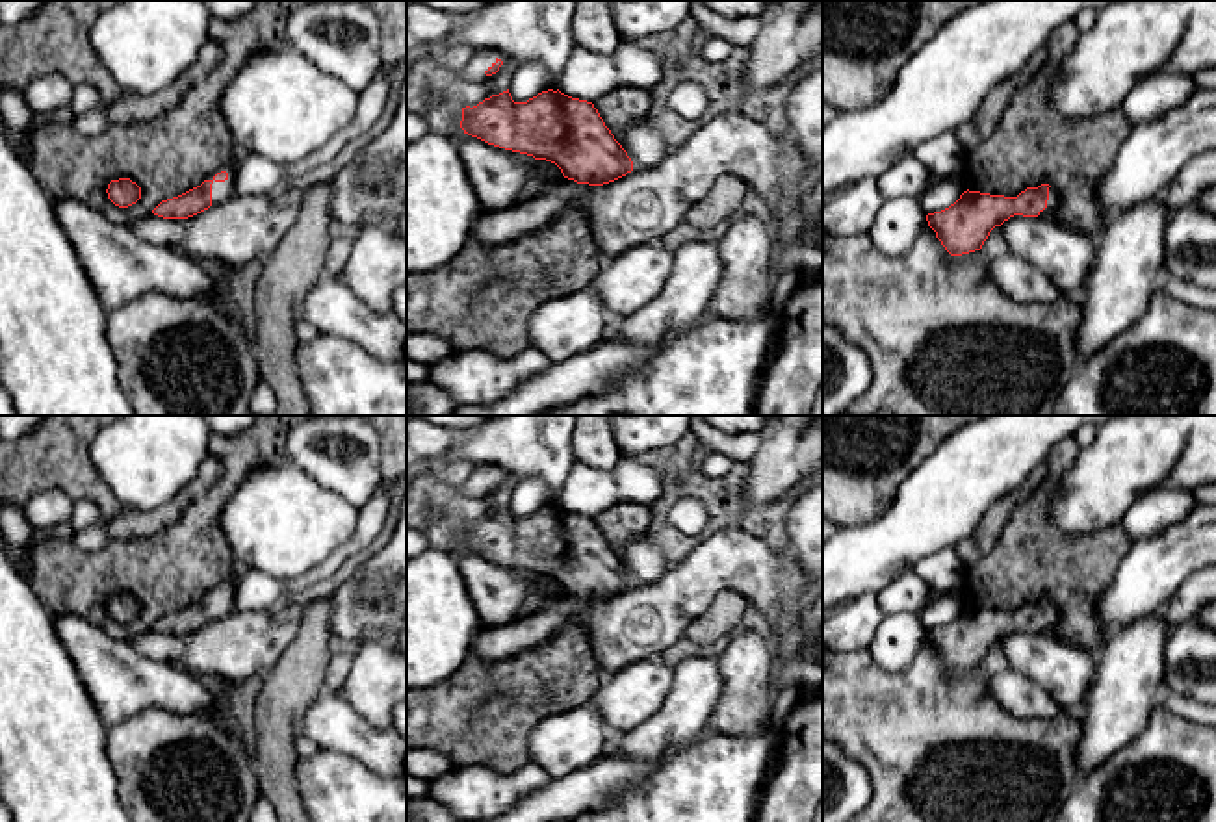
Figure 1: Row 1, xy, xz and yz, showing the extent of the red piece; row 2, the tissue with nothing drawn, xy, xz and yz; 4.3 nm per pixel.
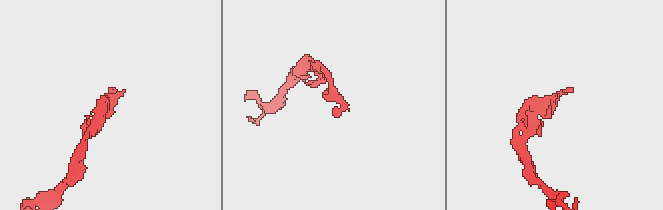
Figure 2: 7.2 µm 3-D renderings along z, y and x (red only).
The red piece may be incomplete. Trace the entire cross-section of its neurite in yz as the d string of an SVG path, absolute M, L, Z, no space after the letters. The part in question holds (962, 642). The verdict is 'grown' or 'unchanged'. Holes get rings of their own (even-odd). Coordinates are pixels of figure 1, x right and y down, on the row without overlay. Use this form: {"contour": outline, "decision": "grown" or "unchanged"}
{"contour": "M1049 599L1027 603L1017 612L967 605L949 623L928 629L926 636L945 666L962 672L980 666L990 648L1010 633L1051 631L1062 620L1067 620L1067 607Z", "decision": "grown"}

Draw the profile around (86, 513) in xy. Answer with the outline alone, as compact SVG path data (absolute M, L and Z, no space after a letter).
M89 499L72 501L72 514L69 521L74 531L87 529L89 525L100 521L98 507Z

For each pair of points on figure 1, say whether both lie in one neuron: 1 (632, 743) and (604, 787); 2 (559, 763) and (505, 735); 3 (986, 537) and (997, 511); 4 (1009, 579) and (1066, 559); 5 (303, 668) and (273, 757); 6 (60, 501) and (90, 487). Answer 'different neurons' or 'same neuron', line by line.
1: different neurons
2: different neurons
3: same neuron
4: same neuron
5: same neuron
6: different neurons

